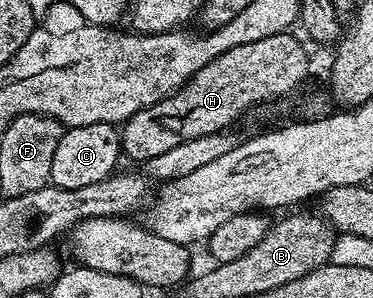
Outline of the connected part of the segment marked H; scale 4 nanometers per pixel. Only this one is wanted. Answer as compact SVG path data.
M292 32L276 33L267 39L258 39L256 43L233 47L231 51L219 55L219 59L207 63L207 67L203 67L203 71L189 80L178 93L172 93L167 99L139 110L134 117L124 122L121 129L124 156L144 163L149 161L149 153L163 155L163 151L171 151L171 147L179 147L179 143L187 143L187 139L199 139L199 135L228 130L248 109L253 109L264 101L273 101L276 97L285 97L292 89L299 88L309 77L309 53L305 50L306 42L300 36L293 36Z

